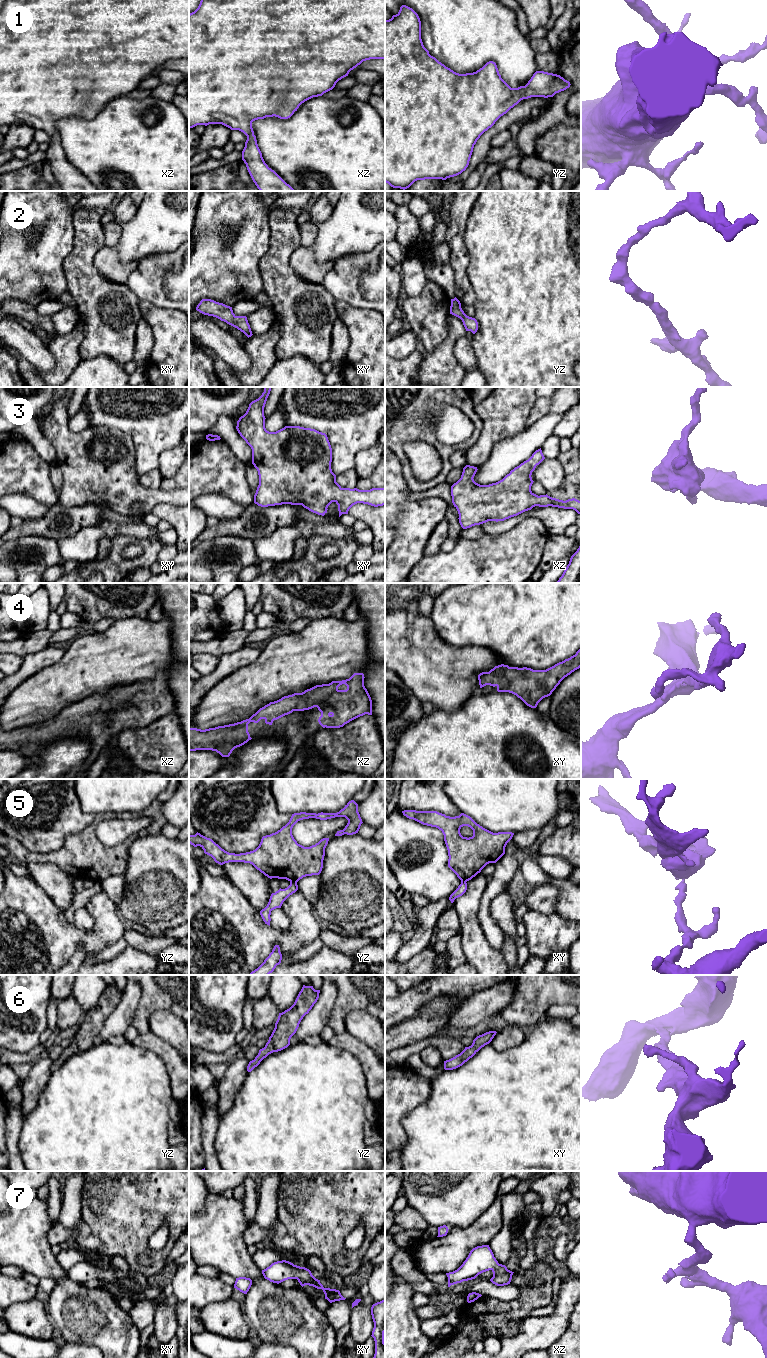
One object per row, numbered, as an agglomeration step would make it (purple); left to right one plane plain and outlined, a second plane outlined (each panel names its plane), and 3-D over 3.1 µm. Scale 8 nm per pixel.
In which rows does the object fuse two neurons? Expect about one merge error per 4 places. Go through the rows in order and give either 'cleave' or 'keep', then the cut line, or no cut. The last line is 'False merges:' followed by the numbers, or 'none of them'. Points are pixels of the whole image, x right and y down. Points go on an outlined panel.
1: keep | no cut
2: keep | no cut
3: keep | no cut
4: keep | no cut
5: cleave | yz (296, 881), (290, 882)
6: keep | no cut
7: keep | no cut
False merges: 5

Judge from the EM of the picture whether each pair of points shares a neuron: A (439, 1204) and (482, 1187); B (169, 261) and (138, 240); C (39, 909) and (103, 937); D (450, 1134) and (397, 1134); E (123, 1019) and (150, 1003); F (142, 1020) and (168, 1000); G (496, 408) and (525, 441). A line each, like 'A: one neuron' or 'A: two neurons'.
A: one neuron
B: two neurons
C: one neuron
D: two neurons
E: two neurons
F: one neuron
G: two neurons

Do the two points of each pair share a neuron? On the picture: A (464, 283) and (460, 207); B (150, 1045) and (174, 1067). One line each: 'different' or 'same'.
A: same
B: same

